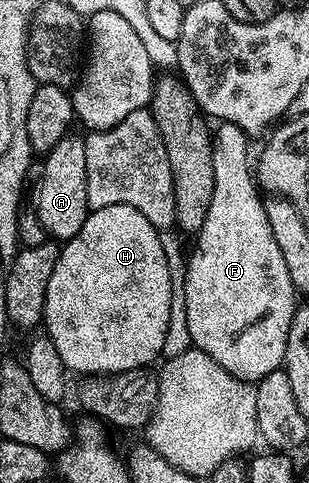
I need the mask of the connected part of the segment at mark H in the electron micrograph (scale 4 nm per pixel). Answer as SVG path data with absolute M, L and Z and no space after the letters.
M110 204L110 208L92 210L78 236L60 246L54 272L50 272L50 284L46 284L42 330L58 350L65 371L76 376L121 374L151 367L151 362L161 357L172 319L174 295L172 273L160 236L161 231L138 208Z

